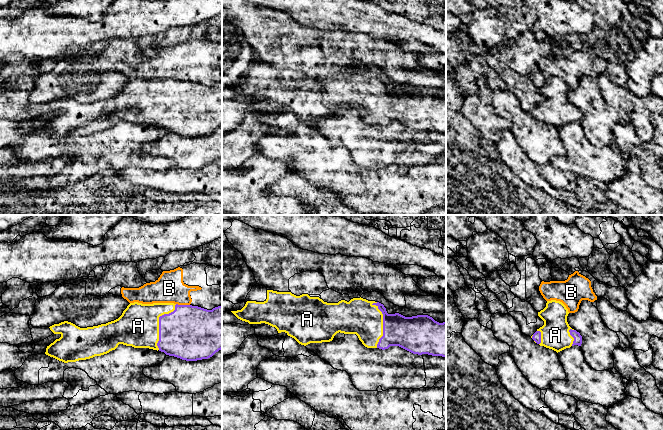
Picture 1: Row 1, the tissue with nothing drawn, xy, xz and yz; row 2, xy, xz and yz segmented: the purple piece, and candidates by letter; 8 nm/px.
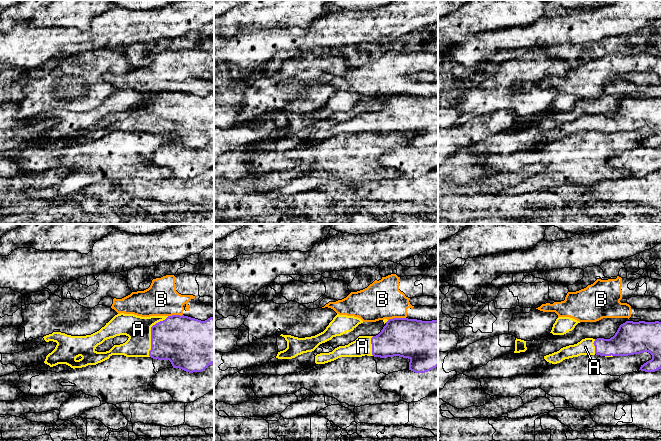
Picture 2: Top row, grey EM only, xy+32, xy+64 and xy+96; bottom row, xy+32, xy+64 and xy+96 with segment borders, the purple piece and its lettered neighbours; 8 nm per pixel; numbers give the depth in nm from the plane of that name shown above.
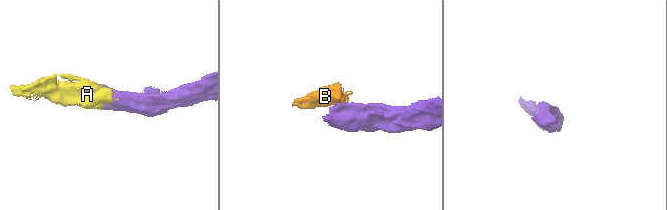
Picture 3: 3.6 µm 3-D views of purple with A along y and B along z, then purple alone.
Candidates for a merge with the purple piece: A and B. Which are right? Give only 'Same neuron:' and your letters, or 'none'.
Same neuron: A

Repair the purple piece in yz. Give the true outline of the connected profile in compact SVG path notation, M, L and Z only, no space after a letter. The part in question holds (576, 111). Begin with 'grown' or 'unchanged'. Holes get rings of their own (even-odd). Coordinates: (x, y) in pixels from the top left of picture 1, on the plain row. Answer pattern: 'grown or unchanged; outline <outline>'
grown; outline M547 77L546 83L538 88L544 101L537 105L531 114L540 122L552 125L557 129L574 121L581 122L582 112L569 102L568 90L568 85L562 78Z

